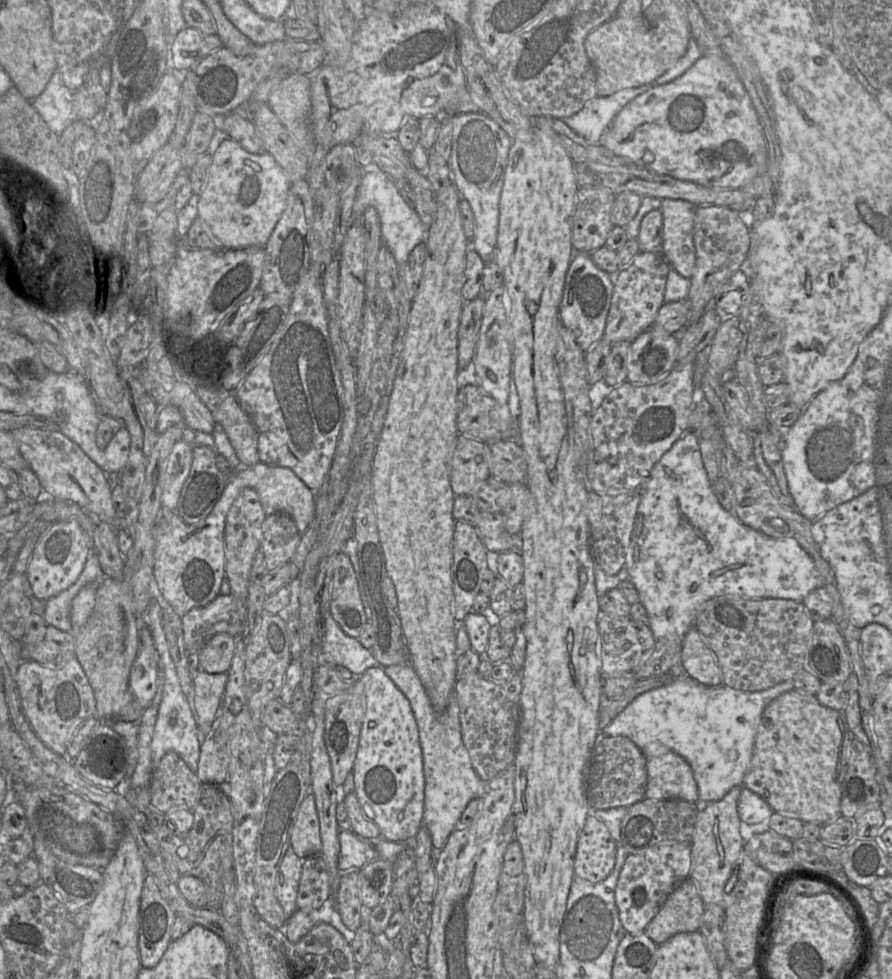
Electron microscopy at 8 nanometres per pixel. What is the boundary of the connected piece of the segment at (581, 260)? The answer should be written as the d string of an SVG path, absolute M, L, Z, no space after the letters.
M577 253L569 264L565 277L559 319L583 352L589 351L604 334L614 287L614 277L598 268L590 254Z

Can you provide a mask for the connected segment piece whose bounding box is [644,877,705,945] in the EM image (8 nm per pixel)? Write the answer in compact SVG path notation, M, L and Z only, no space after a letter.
M688 877L670 893L644 933L661 945L678 933L698 931L704 905L697 884Z

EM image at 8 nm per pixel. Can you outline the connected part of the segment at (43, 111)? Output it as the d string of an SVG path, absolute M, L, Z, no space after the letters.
M58 69L53 73L44 91L31 103L49 129L58 136L77 120L73 108L73 92L64 85Z

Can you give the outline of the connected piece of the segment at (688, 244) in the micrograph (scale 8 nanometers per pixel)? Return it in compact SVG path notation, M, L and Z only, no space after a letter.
M663 198L660 210L663 215L661 250L670 267L690 279L696 263L693 240L696 206L685 200Z

